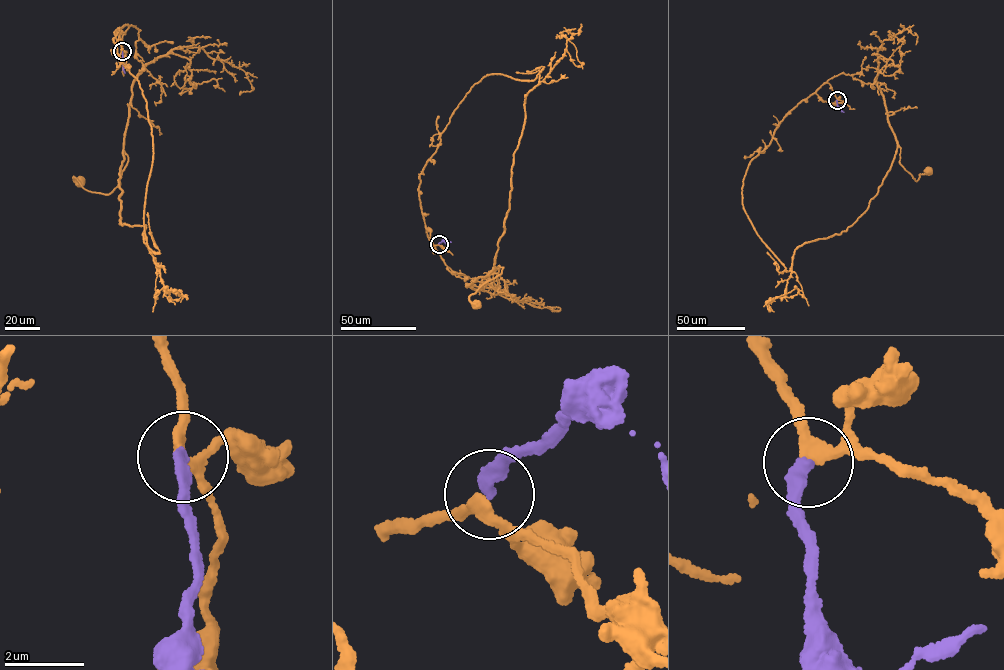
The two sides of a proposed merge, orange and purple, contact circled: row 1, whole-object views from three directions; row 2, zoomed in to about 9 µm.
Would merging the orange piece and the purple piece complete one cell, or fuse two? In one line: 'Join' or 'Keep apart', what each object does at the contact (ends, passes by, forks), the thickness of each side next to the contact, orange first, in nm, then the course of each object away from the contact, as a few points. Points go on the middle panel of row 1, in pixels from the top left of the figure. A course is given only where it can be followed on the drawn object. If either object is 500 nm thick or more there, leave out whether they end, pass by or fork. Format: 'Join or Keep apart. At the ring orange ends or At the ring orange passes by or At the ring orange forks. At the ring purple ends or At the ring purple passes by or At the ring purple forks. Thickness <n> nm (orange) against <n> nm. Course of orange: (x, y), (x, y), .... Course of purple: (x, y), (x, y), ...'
Join. At the ring orange passes by. At the ring purple ends. Thickness 280 nm (orange) against 320 nm. Course of orange: (439, 244), (419, 176), (453, 112), (487, 74), (538, 74), (490, 273), (502, 272), (470, 296), (476, 304). Course of purple: (439, 244), (443, 239), (451, 242)

